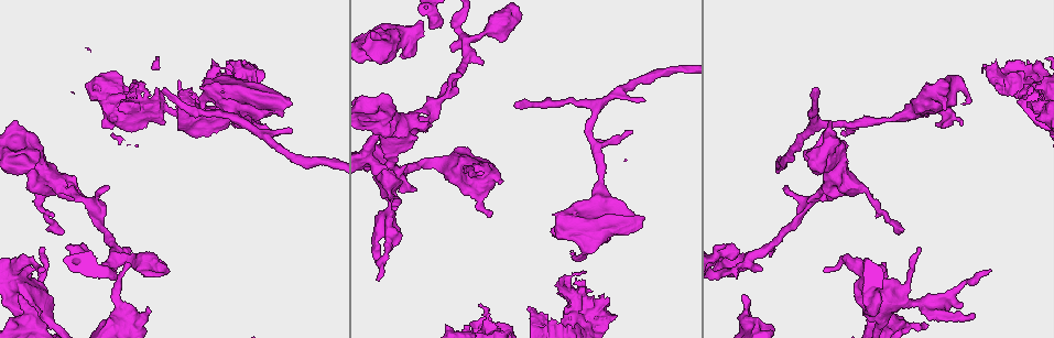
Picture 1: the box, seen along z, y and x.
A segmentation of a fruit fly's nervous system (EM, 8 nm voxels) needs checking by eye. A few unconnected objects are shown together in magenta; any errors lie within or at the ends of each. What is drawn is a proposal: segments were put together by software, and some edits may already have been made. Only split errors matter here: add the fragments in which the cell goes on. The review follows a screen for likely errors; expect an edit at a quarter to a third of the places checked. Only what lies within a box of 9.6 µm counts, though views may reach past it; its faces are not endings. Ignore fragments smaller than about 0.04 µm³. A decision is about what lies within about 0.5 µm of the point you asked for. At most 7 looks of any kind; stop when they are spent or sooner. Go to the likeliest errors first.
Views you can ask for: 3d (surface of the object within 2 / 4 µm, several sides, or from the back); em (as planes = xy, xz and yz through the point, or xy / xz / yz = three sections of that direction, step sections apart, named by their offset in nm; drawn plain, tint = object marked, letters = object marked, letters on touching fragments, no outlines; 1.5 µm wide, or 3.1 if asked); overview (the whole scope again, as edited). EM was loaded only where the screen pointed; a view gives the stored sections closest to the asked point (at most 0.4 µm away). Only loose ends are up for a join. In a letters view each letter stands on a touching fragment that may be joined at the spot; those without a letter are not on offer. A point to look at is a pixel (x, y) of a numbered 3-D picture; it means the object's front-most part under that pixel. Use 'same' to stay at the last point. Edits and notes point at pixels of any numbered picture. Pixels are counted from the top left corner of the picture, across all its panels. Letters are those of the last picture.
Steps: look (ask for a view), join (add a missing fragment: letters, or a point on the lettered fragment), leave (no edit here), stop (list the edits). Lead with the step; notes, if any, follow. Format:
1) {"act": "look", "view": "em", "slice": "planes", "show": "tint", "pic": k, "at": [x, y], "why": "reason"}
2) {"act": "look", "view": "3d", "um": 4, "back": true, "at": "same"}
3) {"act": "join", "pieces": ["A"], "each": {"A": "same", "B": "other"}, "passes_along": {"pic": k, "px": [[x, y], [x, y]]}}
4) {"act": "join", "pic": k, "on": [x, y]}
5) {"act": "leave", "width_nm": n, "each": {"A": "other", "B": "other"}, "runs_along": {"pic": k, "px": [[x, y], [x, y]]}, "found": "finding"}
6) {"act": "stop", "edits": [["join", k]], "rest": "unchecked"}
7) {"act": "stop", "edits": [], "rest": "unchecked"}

{"act": "look", "view": "em", "slice": "planes", "show": "letters", "pic": 1, "at": [260, 122], "why": "free end"}

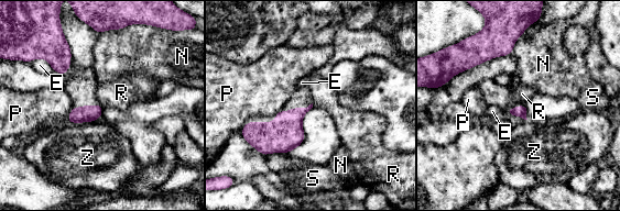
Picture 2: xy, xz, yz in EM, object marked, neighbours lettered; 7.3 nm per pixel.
{"act": "leave", "each": {"E": "other", "N": "other", "P": "other", "R": "other", "S": "other", "Z": "other"}, "border": {"pic": 2, "px": [[509, 107], [506, 111]]}, "found": "none of them fits"}

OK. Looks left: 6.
{"act": "look", "view": "3d", "um": 4, "pic": 1, "at": [786, 185], "why": "thin end"}

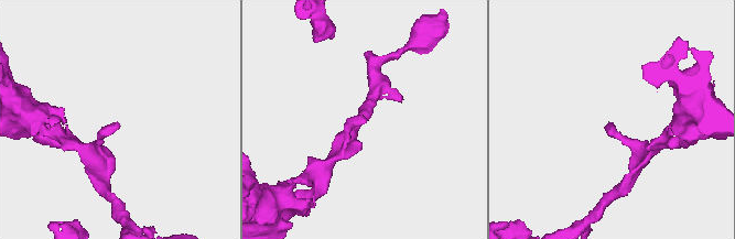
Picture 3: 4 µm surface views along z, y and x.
{"act": "look", "view": "em", "slice": "xy", "step": 4, "show": "letters", "pic": 3, "at": [364, 120], "why": "need the tissue"}

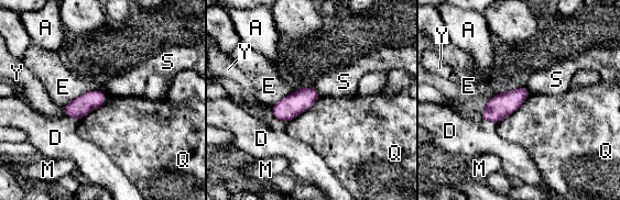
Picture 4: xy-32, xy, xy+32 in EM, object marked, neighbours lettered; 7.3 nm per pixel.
{"act": "look", "view": "em", "slice": "planes", "show": "letters", "at": "same"}

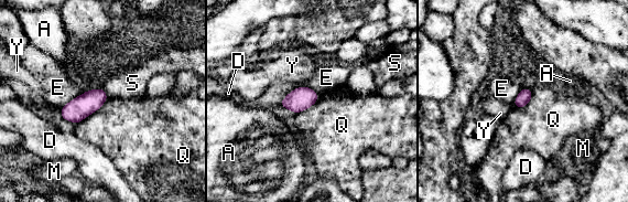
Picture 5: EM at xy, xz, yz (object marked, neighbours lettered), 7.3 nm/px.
{"act": "leave", "each": {"A": "other", "D": "other", "E": "other", "M": "other", "Q": "other", "S": "other", "Y": "other"}, "border": {"pic": 5, "px": [[108, 97], [96, 110], [77, 124]]}, "found": "none of them fits"}

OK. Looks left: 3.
{"act": "look", "view": "3d", "um": 2, "pic": 1, "at": [630, 133]}

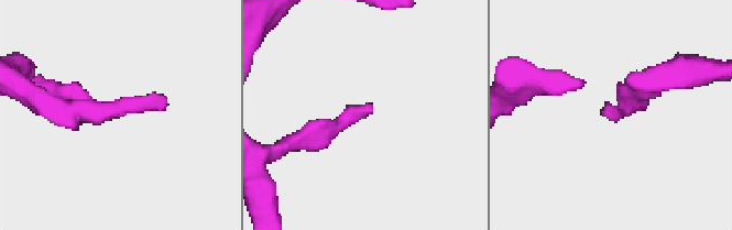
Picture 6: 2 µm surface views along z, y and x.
{"act": "look", "view": "em", "slice": "yz", "step": 8, "show": "letters", "pic": 6, "at": [607, 108], "why": "need the tissue"}

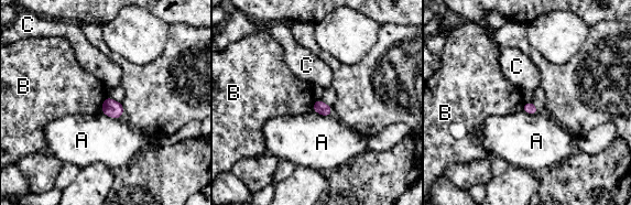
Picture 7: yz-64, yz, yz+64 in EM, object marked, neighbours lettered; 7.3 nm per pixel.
{"act": "look", "view": "em", "slice": "xz", "step": 8, "show": "letters", "at": "same", "why": "cut it another way"}

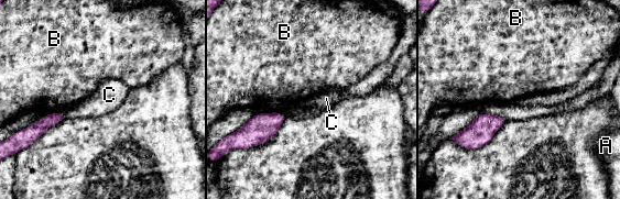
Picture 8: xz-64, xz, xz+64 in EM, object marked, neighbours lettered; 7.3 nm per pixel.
{"act": "leave", "each": {"A": "other", "B": "other", "C": "other"}, "border": {"pic": 8, "px": [[276, 111], [257, 113]]}, "found": "none of them fits"}

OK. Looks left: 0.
{"act": "stop", "edits": [], "rest": "unchecked"}

